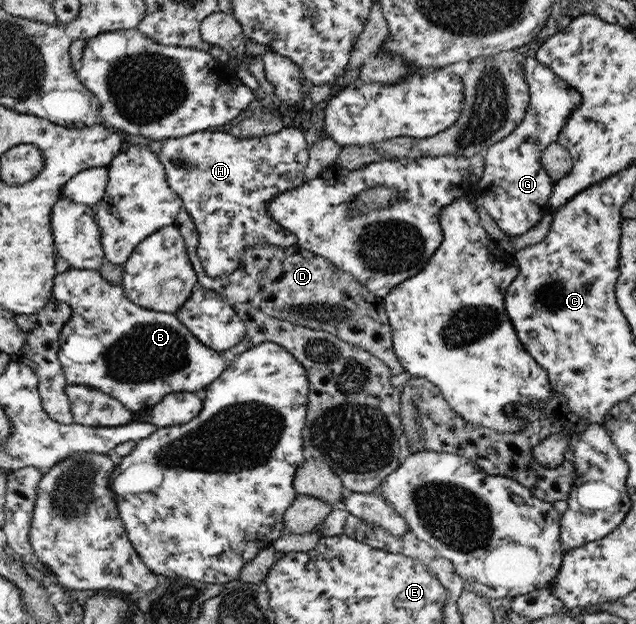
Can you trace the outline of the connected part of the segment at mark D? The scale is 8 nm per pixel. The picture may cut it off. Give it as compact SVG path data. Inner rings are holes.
M185 208L178 217L177 225L186 236L190 260L197 272L200 287L217 293L229 304L246 303L265 315L331 332L339 339L378 356L394 375L406 371L394 351L393 327L386 314L383 298L363 289L350 273L297 244L287 248L263 244L247 248L242 253L242 265L233 274L223 278L209 276L198 256L201 240L197 224Z

